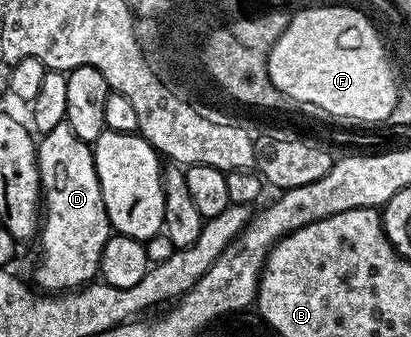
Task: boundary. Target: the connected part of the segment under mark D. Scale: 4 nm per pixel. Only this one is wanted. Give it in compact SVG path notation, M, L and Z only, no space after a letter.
M66 123L56 125L56 129L41 136L36 146L42 206L40 230L36 236L38 268L34 271L33 282L43 292L66 293L95 282L100 272L100 257L112 228L104 209L104 197L100 193L93 146L80 141Z

